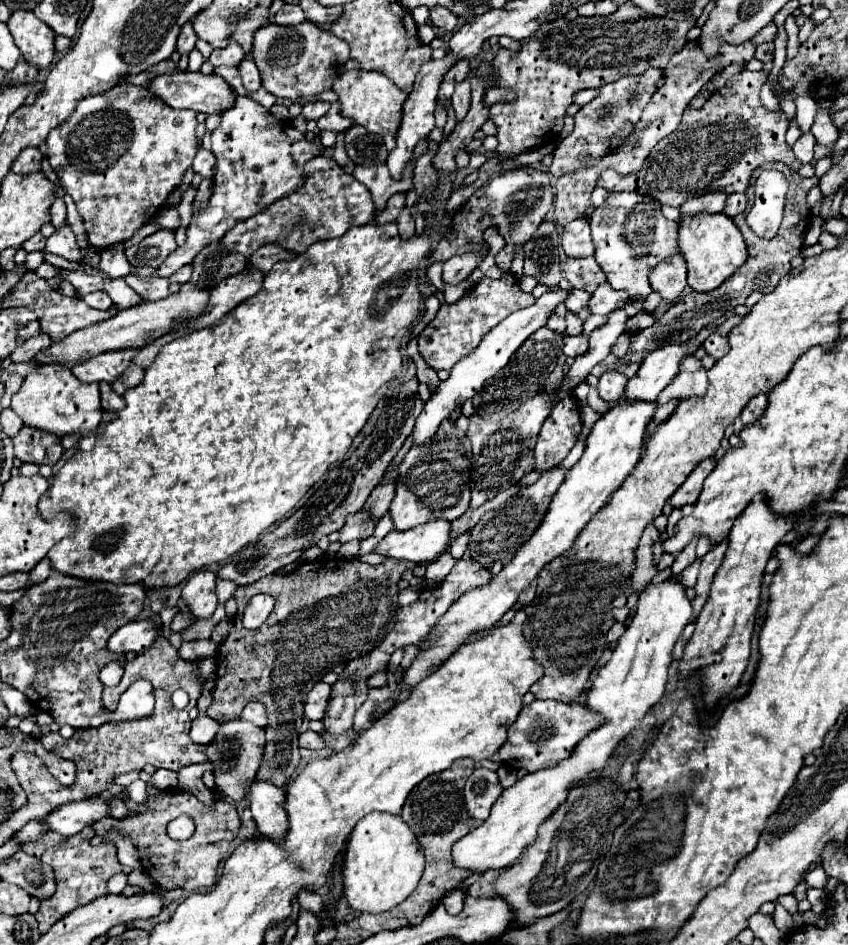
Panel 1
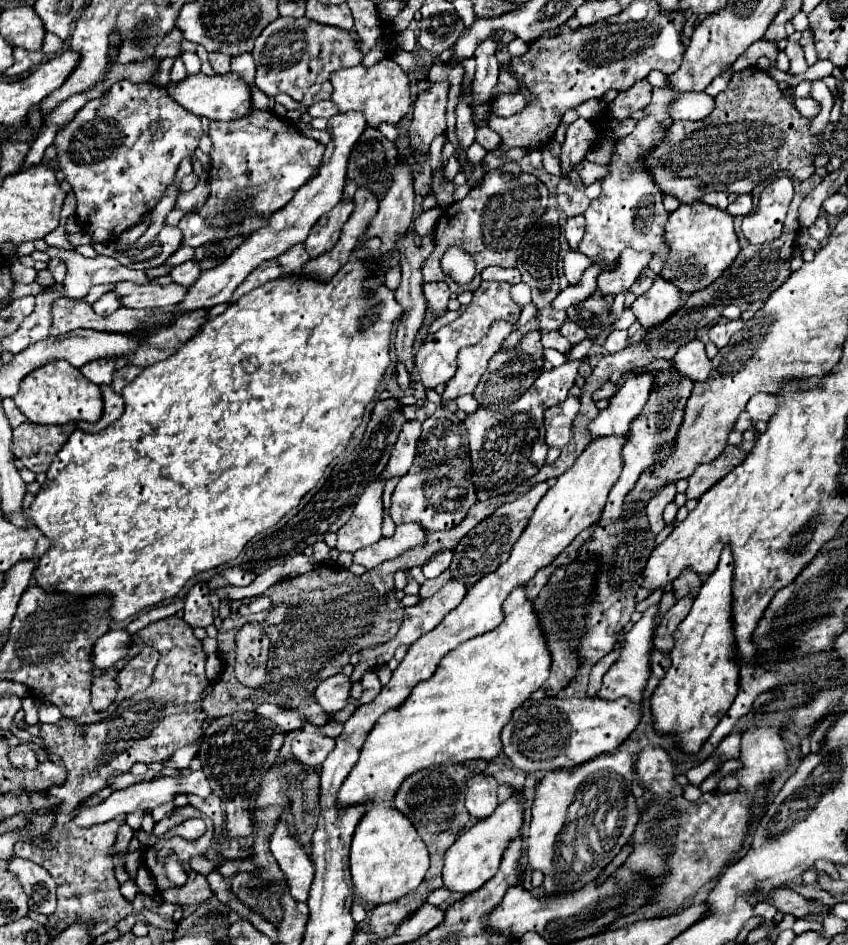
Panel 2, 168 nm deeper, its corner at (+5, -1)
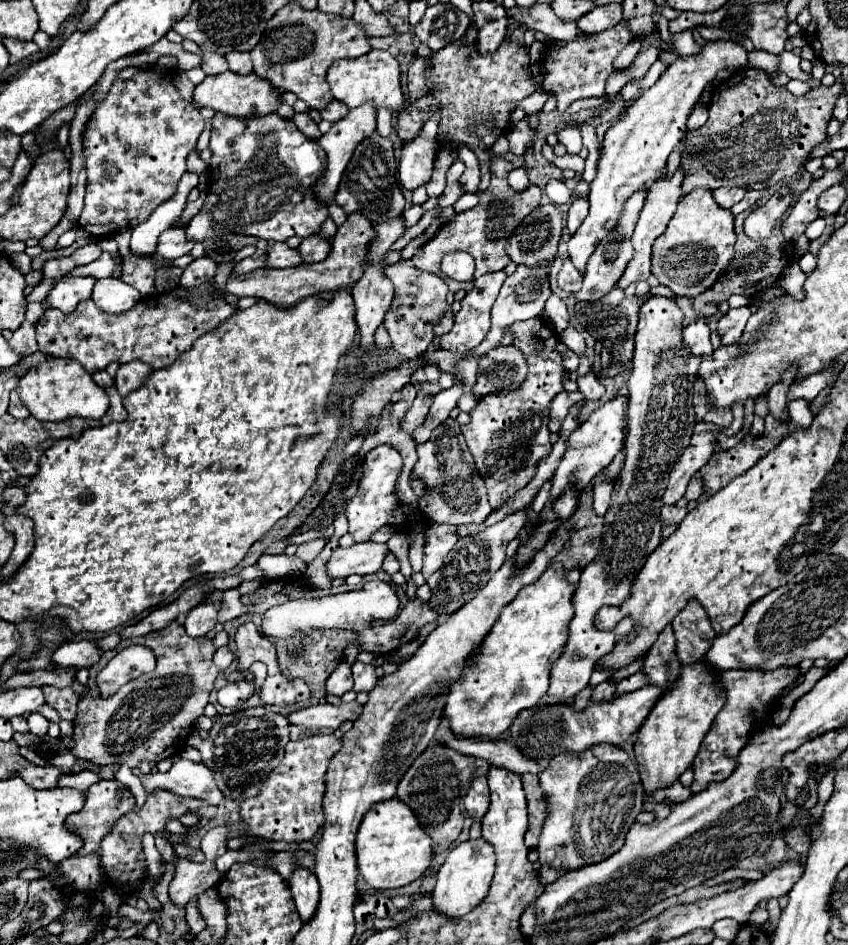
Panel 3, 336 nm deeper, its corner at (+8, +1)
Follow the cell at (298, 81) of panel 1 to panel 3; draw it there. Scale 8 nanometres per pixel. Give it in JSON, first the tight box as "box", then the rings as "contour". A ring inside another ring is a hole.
{"box":[251,4,371,108],"contour":[[[297,4],[283,6],[267,24],[259,44],[251,50],[253,72],[281,92],[293,92],[309,108],[325,108],[333,96],[325,80],[327,68],[343,58],[359,58],[371,50],[367,34],[351,20],[329,16],[317,10],[303,10]]]}

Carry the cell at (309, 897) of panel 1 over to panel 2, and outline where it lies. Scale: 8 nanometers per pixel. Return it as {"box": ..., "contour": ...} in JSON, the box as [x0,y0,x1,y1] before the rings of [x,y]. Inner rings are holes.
{"box":[270,822,314,902],"contour":[[[284,822],[276,824],[276,830],[270,838],[270,850],[286,876],[292,898],[306,902],[310,884],[314,880],[314,864],[310,860],[310,854],[302,850],[302,844],[288,834],[288,826]]]}

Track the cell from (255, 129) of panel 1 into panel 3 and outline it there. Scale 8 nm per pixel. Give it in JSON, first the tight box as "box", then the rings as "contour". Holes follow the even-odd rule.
{"box":[185,114,329,242],"contour":[[[215,114],[211,120],[211,162],[207,198],[197,216],[185,228],[191,242],[203,242],[217,234],[247,234],[281,242],[289,236],[307,238],[329,216],[327,206],[317,204],[309,192],[313,180],[325,170],[325,154],[291,120],[277,114],[257,118],[233,118]]]}

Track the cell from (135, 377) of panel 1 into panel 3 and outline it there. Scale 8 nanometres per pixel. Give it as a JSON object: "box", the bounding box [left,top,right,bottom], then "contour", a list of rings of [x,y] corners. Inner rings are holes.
{"box":[115,360,151,396],"contour":[[[137,360],[121,364],[121,368],[115,374],[115,386],[117,386],[119,394],[127,396],[135,386],[141,384],[141,380],[145,380],[145,376],[149,376],[149,372],[151,372],[151,368]]]}

